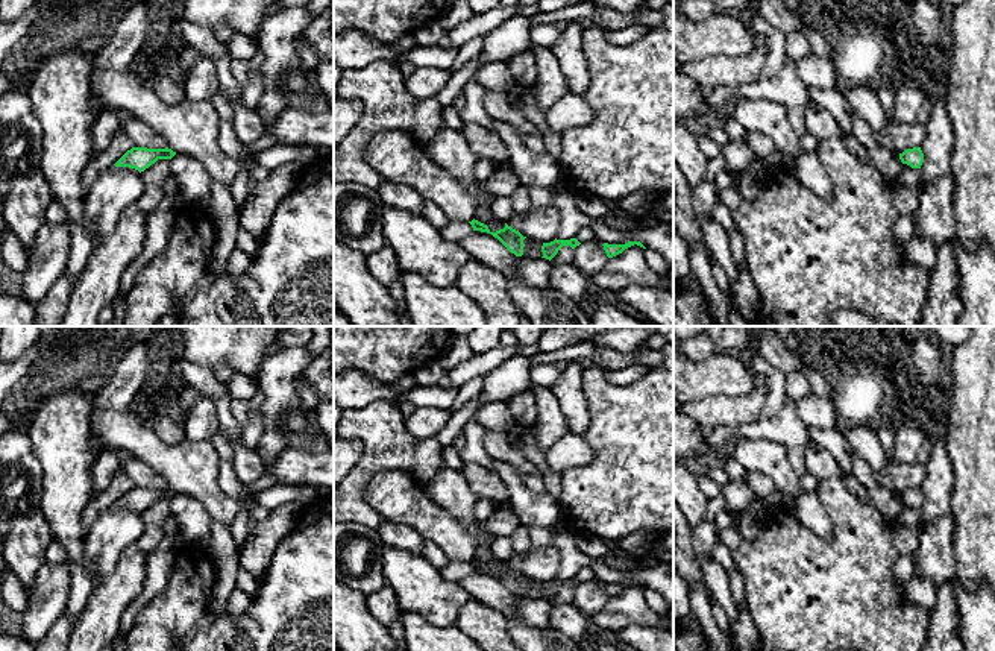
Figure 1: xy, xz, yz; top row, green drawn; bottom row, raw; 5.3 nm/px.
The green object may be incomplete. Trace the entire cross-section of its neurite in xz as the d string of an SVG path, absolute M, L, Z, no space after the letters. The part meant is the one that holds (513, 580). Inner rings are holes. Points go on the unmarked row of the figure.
M475 558L469 563L472 565L473 571L481 571L481 572L491 574L494 578L498 578L516 596L523 595L523 580L526 577L523 577L519 571L513 569L507 563L505 563L504 569L499 569L496 572L491 572L487 565L484 565L484 563L481 563Z

